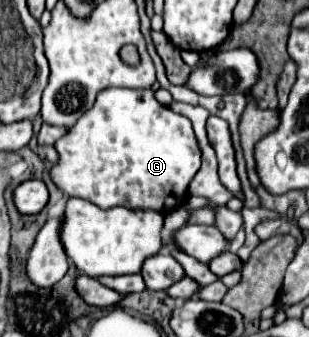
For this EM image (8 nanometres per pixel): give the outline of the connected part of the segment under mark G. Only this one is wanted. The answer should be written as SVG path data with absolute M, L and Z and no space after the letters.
M111 87L97 95L95 105L77 119L69 131L55 141L55 151L59 155L57 163L49 169L51 181L63 195L79 197L95 203L101 209L129 207L139 211L157 211L167 215L175 207L185 205L187 187L201 165L201 149L193 135L187 117L173 113L169 107L161 105L151 89L121 89Z

